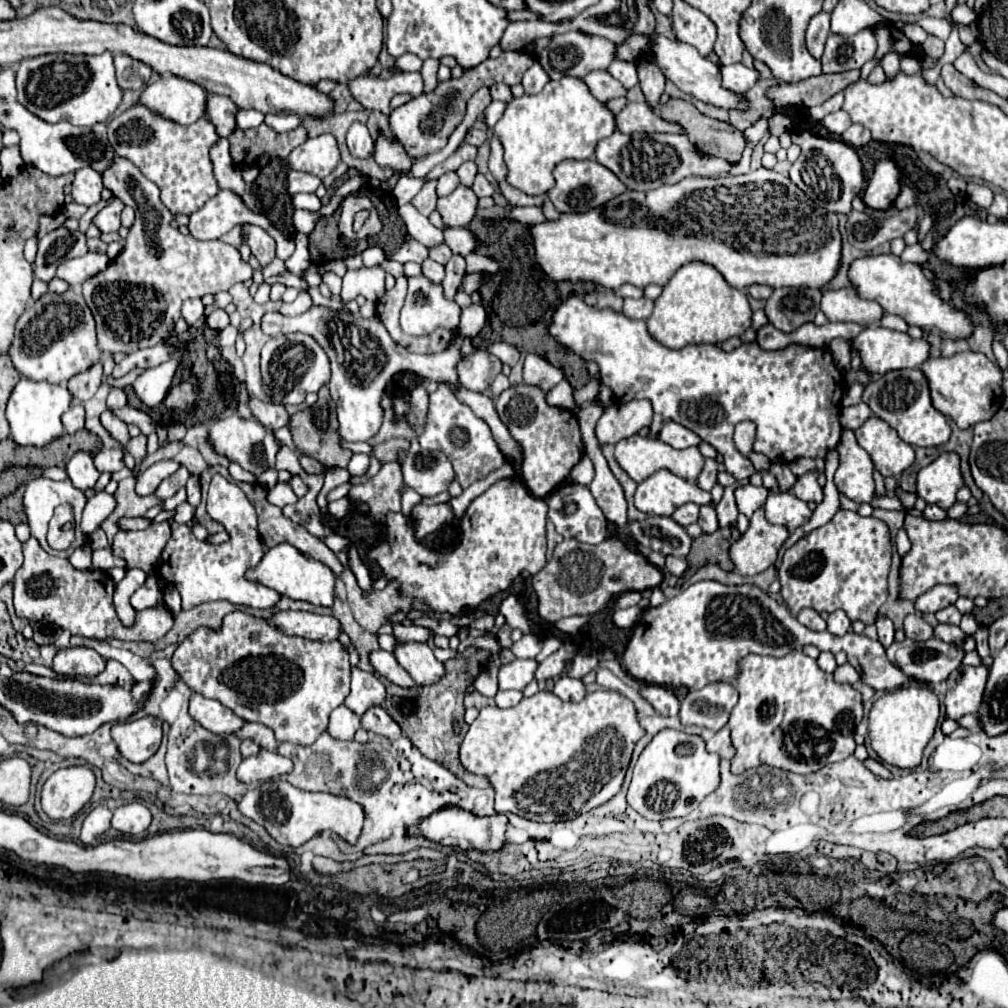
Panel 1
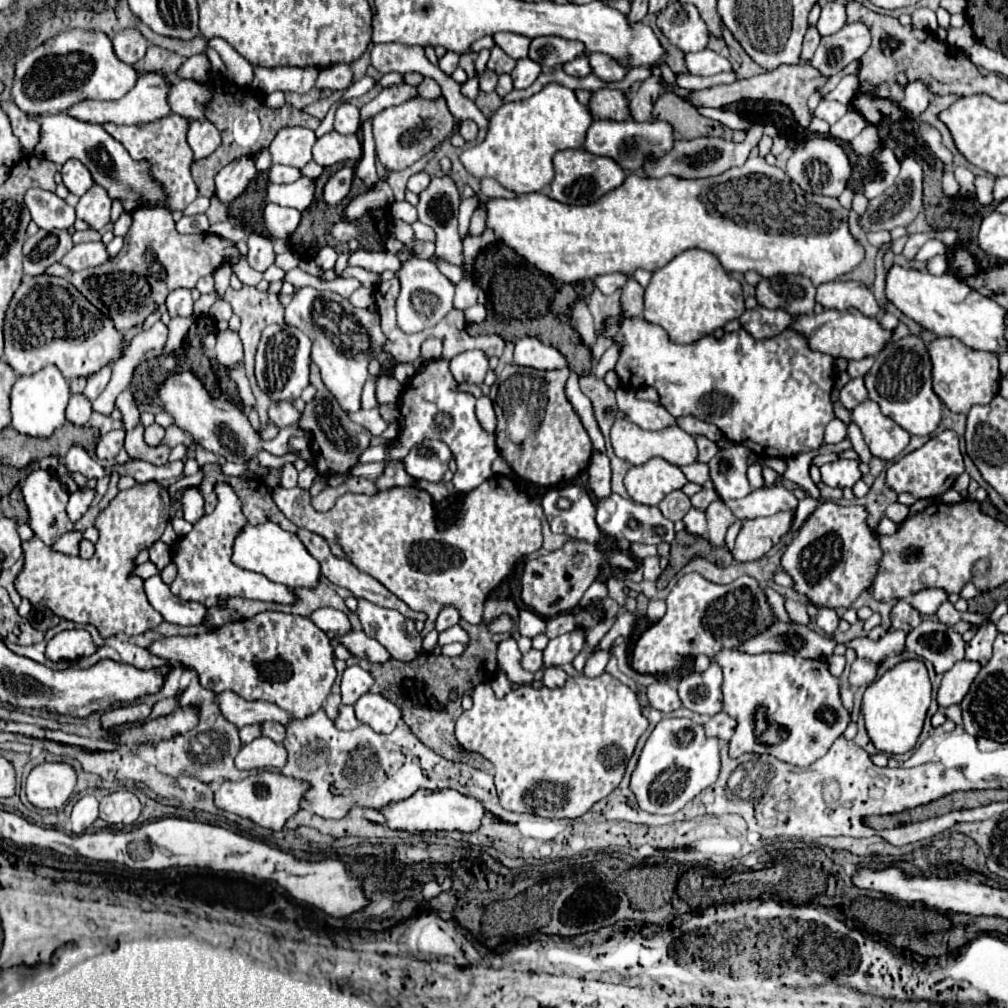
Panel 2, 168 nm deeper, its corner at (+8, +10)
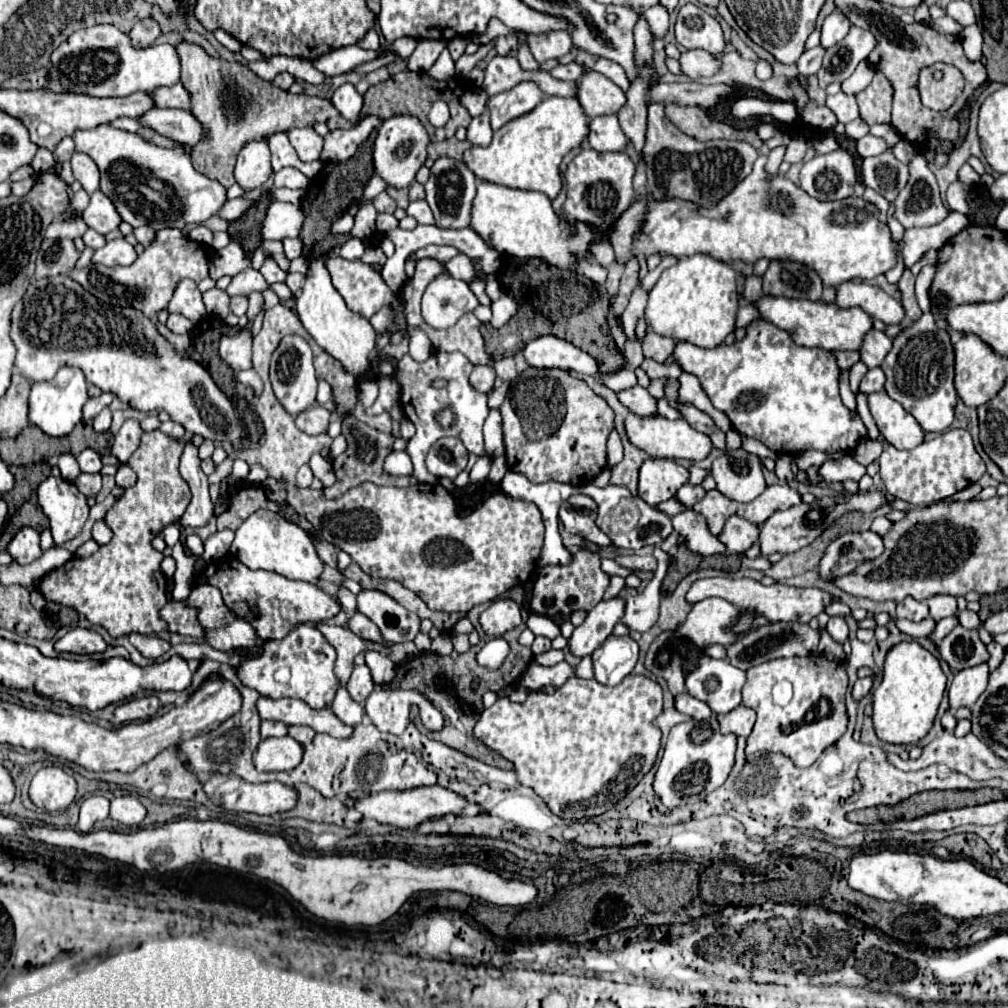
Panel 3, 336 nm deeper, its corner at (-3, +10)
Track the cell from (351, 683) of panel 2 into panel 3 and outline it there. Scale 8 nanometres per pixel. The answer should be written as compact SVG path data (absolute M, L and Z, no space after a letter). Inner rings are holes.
M355 665L353 667L353 673L345 685L345 689L349 691L351 699L355 699L357 703L365 703L365 699L369 697L369 693L375 689L373 681L371 681L371 675L369 675L369 667L365 665Z

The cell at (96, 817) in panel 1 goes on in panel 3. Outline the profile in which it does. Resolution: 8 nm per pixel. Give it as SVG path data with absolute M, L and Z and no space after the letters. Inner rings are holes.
M91 795L81 803L79 813L79 831L89 833L97 823L105 821L109 817L109 801L101 795Z

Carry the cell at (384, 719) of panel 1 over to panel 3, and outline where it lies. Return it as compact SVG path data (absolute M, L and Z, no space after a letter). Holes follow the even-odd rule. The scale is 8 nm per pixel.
M375 687L365 701L365 713L373 725L385 733L401 735L409 725L409 707L413 703L413 691Z

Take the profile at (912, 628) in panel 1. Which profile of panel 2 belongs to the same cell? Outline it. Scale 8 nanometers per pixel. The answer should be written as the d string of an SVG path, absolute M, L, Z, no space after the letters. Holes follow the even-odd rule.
M898 601L892 609L892 627L900 631L912 631L914 627L920 625L920 613L908 603L908 601Z

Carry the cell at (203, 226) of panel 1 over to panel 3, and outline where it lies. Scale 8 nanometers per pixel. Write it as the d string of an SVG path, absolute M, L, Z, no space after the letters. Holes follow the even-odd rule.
M253 139L249 141L239 157L237 157L237 167L235 167L235 179L237 183L245 189L257 189L271 177L271 151L267 145L267 139Z

